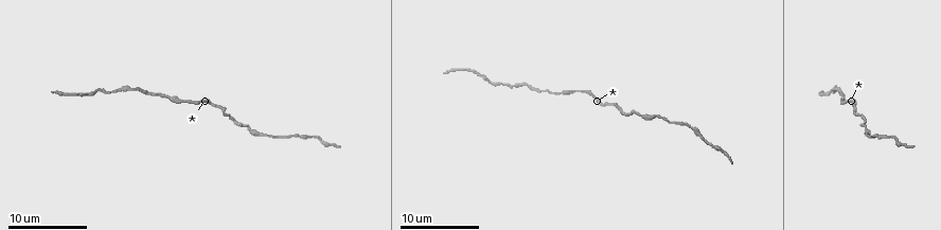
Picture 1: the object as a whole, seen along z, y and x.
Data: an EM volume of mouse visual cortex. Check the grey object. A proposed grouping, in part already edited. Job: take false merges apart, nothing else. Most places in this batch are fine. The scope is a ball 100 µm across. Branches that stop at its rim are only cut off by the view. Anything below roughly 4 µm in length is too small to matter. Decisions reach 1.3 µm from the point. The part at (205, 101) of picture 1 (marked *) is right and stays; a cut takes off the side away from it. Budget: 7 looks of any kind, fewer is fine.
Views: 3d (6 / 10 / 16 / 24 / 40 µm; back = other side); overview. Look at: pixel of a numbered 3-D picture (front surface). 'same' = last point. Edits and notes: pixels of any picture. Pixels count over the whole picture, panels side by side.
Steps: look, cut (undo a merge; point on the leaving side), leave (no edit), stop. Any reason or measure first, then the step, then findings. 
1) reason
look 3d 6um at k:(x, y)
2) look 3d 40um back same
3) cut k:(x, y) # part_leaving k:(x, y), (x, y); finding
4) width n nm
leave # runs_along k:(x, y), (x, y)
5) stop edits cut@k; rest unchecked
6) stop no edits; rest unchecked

thin neck
look 3d 10um at 1:(706, 142)

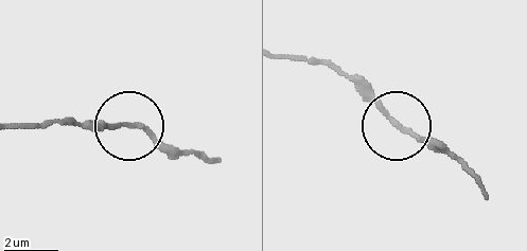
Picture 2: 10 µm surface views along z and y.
look 3d 6um at 2:(394, 120)

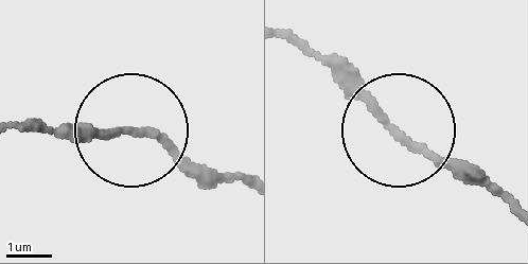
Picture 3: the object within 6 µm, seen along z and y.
leave # runs_along 3:(18, 133), (144, 133), (209, 175); continuous, no second neuron

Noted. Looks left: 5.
calibre changes
look 3d 10um at 1:(168, 97)

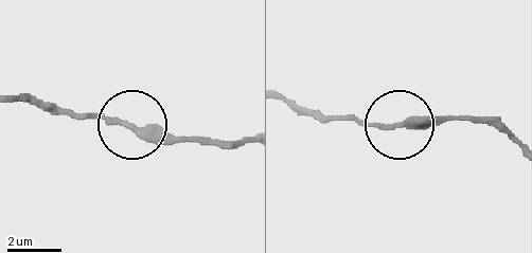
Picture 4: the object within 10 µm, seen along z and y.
look 3d 6um at 4:(398, 124)

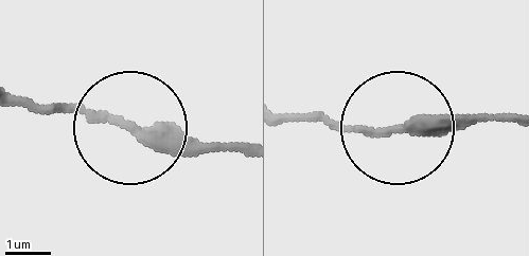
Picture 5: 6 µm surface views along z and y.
leave # runs_along 5:(506, 120), (380, 131), (288, 120); one neuron here

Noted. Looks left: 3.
calibre changes
look 3d 10um at 1:(101, 89)

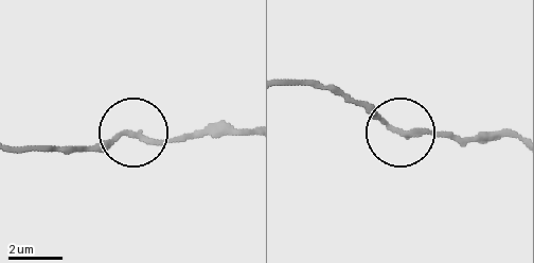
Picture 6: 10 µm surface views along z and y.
leave # continuous, no second neuron

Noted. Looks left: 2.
calibre changes
look 3d 10um at 1:(654, 115)

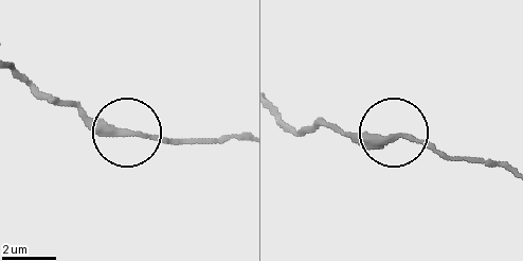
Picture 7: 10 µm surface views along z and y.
leave # one neuron here

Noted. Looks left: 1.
stop no edits; rest unchecked

